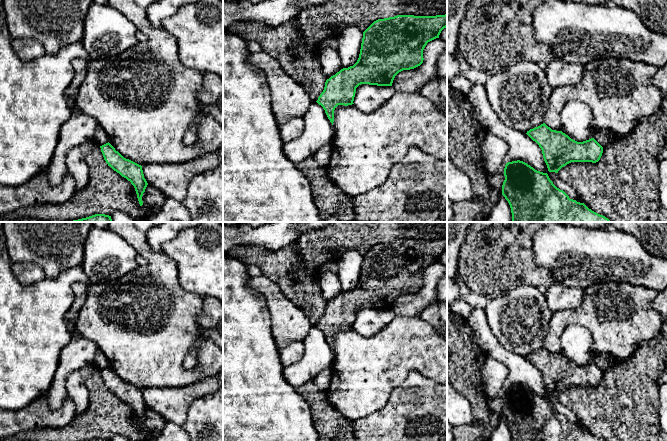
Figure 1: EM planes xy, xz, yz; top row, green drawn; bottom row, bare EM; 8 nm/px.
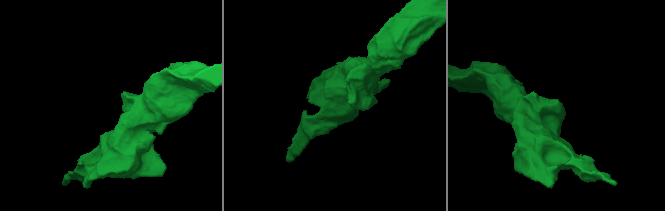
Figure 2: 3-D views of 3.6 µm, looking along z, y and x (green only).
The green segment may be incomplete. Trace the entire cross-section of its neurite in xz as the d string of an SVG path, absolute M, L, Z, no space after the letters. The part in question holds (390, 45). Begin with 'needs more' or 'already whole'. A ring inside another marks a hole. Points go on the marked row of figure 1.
already whole; M447 14L436 16L397 15L394 17L378 19L374 21L364 32L360 54L357 62L348 68L343 68L325 82L323 92L316 101L323 107L325 113L333 125L334 110L338 105L354 104L356 88L361 84L392 86L395 76L403 71L420 66L423 63L423 50L428 42L439 38L441 31L447 27Z

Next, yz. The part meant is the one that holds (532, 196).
already whole; M523 161L506 163L504 176L502 195L510 205L512 222L610 222L584 203L570 199L553 184L547 173L535 170Z

